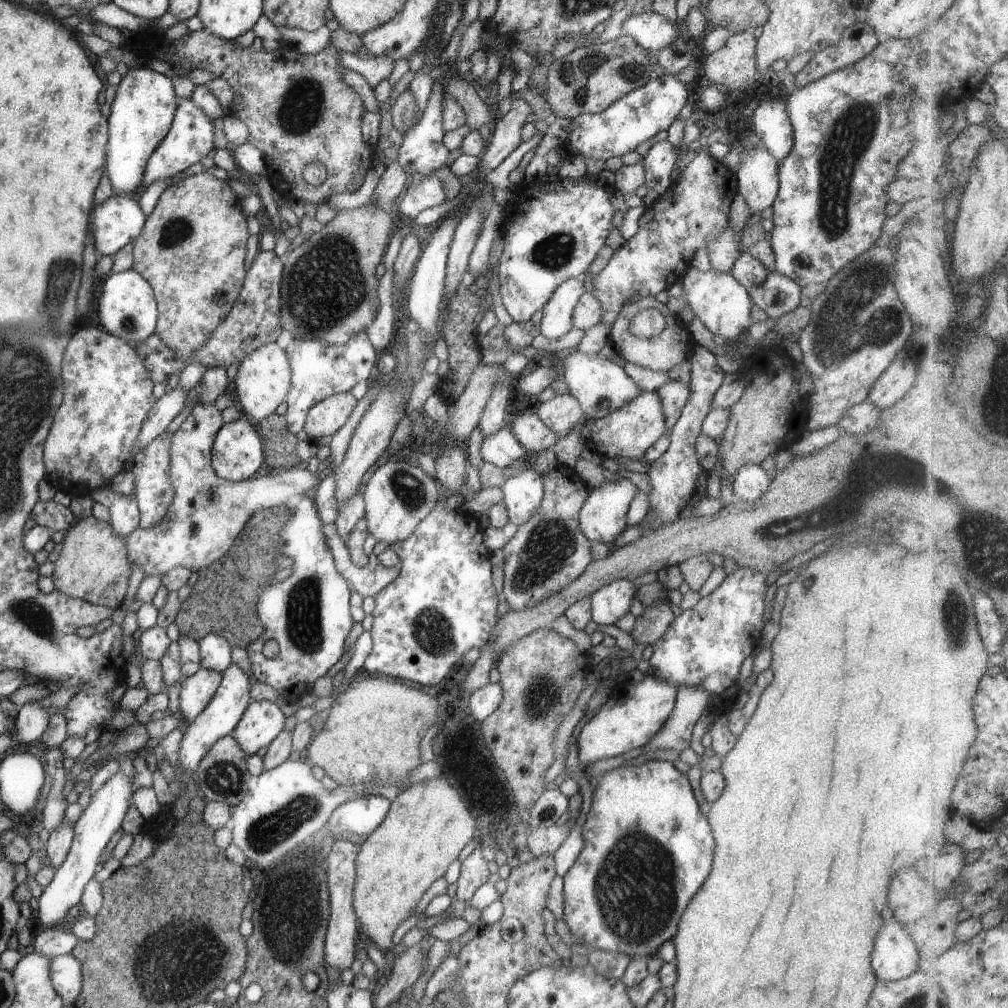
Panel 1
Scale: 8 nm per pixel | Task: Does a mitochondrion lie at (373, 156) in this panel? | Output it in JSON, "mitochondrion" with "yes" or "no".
{"mitochondrion":"no"}

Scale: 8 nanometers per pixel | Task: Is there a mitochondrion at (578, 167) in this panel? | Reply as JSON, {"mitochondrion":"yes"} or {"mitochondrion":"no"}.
{"mitochondrion":"no"}

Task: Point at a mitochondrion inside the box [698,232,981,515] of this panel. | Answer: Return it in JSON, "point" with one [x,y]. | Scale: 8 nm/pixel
{"point":[849,320]}

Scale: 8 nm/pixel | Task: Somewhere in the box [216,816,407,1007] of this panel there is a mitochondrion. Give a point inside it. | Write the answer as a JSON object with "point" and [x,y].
{"point":[286,931]}

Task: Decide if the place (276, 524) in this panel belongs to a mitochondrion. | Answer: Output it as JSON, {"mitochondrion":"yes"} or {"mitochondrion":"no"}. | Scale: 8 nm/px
{"mitochondrion":"no"}

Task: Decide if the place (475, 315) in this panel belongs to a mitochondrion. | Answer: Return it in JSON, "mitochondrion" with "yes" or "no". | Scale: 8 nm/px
{"mitochondrion":"no"}

